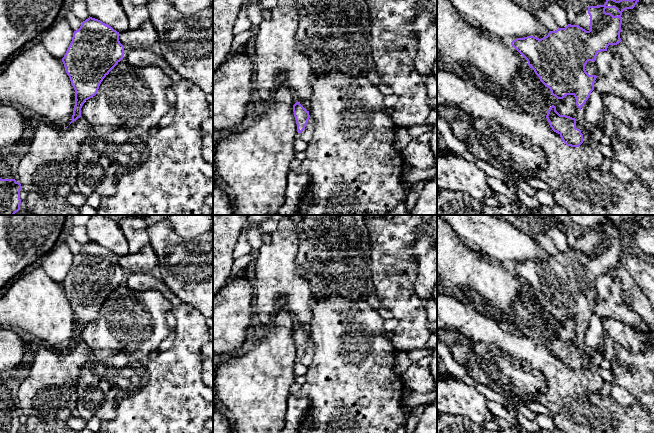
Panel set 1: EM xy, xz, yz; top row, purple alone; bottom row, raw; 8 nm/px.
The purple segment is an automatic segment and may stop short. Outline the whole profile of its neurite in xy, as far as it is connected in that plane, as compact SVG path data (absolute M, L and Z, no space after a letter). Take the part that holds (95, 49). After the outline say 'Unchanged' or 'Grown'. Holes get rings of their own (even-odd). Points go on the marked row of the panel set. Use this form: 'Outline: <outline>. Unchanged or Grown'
Outline: M89 16L73 33L72 41L62 58L67 75L75 90L75 106L72 121L81 116L81 108L86 100L95 96L103 79L123 59L124 46L119 41L119 32L102 21Z. Unchanged

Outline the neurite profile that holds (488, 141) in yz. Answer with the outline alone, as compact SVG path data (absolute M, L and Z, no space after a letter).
M477 118L469 130L467 150L504 174L534 177L537 169L547 168L542 149L512 135L496 121Z

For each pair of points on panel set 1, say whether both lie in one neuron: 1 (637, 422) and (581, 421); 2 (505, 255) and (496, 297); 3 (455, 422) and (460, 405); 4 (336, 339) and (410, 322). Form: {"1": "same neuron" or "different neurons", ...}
{"1": "same neuron", "2": "different neurons", "3": "different neurons", "4": "different neurons"}

